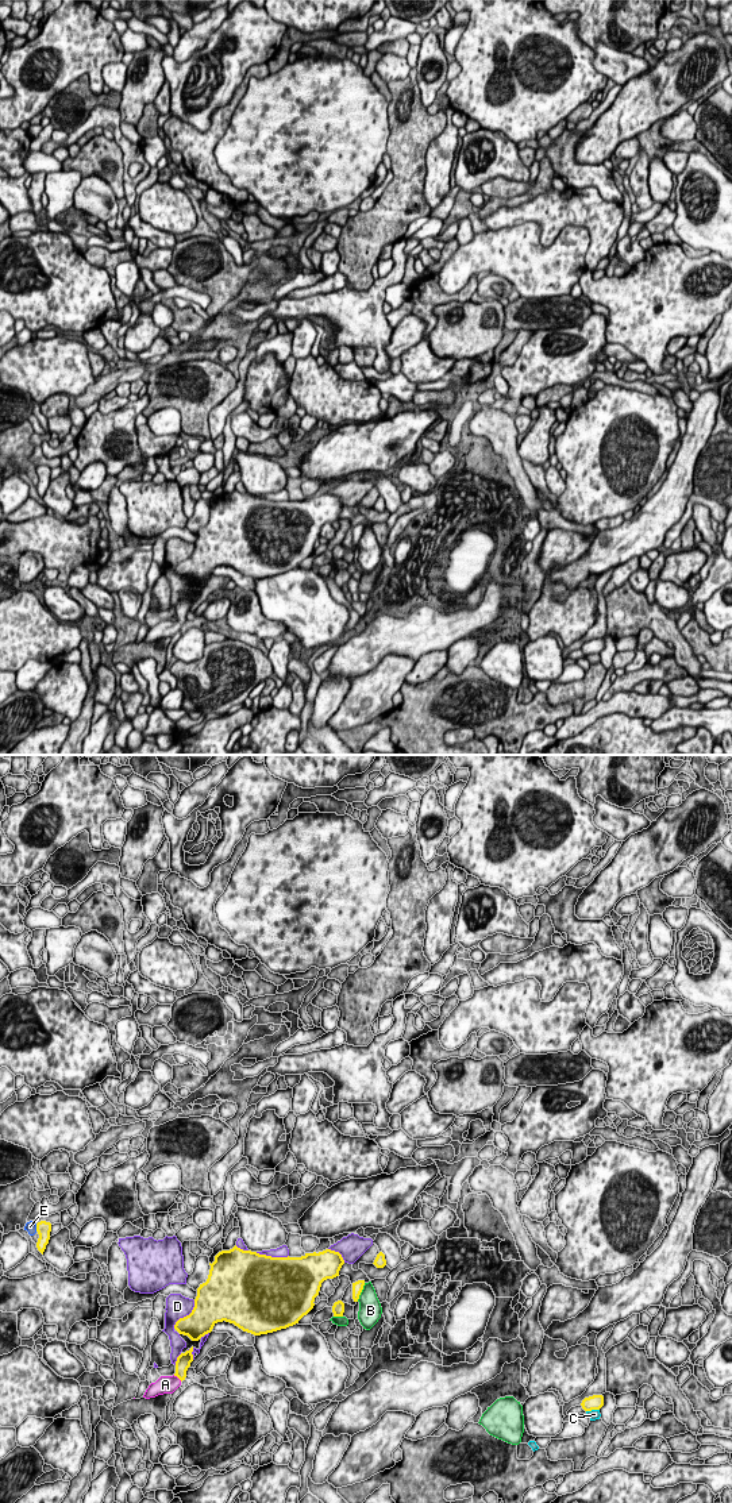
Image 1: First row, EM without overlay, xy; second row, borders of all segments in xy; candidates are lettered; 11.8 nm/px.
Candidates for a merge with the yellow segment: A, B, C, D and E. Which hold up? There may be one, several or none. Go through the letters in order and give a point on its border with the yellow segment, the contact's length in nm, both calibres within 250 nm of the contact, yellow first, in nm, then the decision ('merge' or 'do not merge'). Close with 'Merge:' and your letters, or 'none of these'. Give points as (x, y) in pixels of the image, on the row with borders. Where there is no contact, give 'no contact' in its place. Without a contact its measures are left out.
A: xy (177, 1376) | 130 nm | 170/220 nm | merge
B: xy (361, 1291) | 240 nm | 130/260 nm | do not merge
C: xy (592, 1409) | 160 nm | 180/130 nm | do not merge
D: xy (187, 1315) | 420 nm | 340/280 nm | do not merge
E: xy (37, 1228) | 100 nm | 170/130 nm | do not merge
Merge: A

